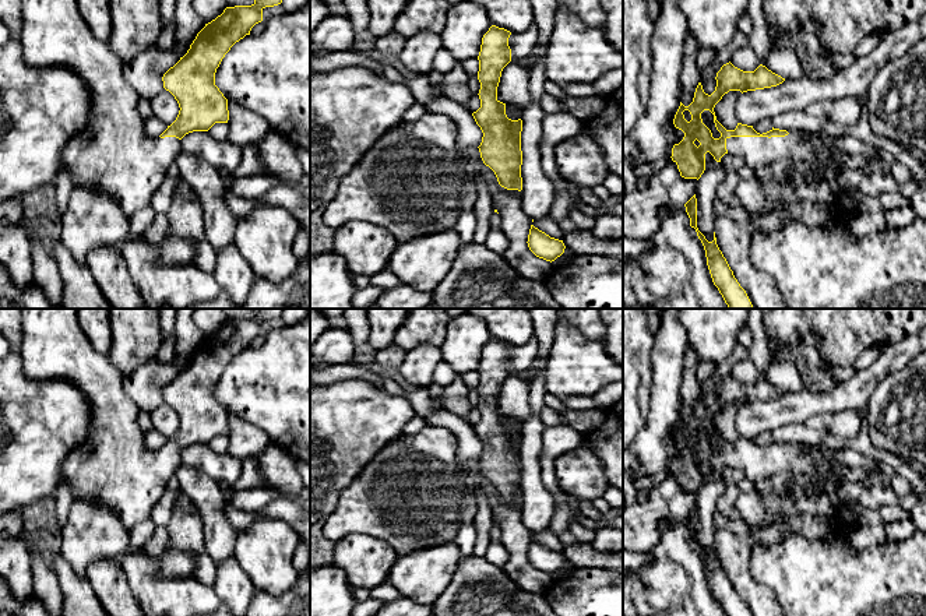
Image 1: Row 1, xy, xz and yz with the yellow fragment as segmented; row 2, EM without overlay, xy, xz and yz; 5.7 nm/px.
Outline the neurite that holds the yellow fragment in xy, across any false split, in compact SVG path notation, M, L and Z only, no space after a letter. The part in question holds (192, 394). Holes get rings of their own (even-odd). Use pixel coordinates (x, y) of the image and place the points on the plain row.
M21 309L21 324L24 330L20 348L25 376L32 380L61 379L77 386L87 398L92 419L87 440L78 446L63 464L63 482L73 490L73 499L98 497L99 501L112 507L120 517L122 524L130 532L134 525L151 518L151 510L166 493L166 483L180 467L180 453L193 444L208 444L215 436L228 436L228 412L215 398L215 386L230 360L250 348L251 341L263 334L263 323L282 316L284 309L256 309L251 318L226 320L221 328L197 346L187 366L170 380L162 390L163 401L169 404L179 416L176 433L159 450L149 450L144 444L144 433L138 427L138 406L123 388L124 376L109 360L108 355L99 353L88 342L77 320L77 309Z

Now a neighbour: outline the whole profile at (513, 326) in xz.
M466 309L485 321L493 338L511 346L529 342L534 335L532 317L527 309Z

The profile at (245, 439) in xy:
M228 415L229 423L229 454L236 458L257 455L268 443L268 436L257 426Z

